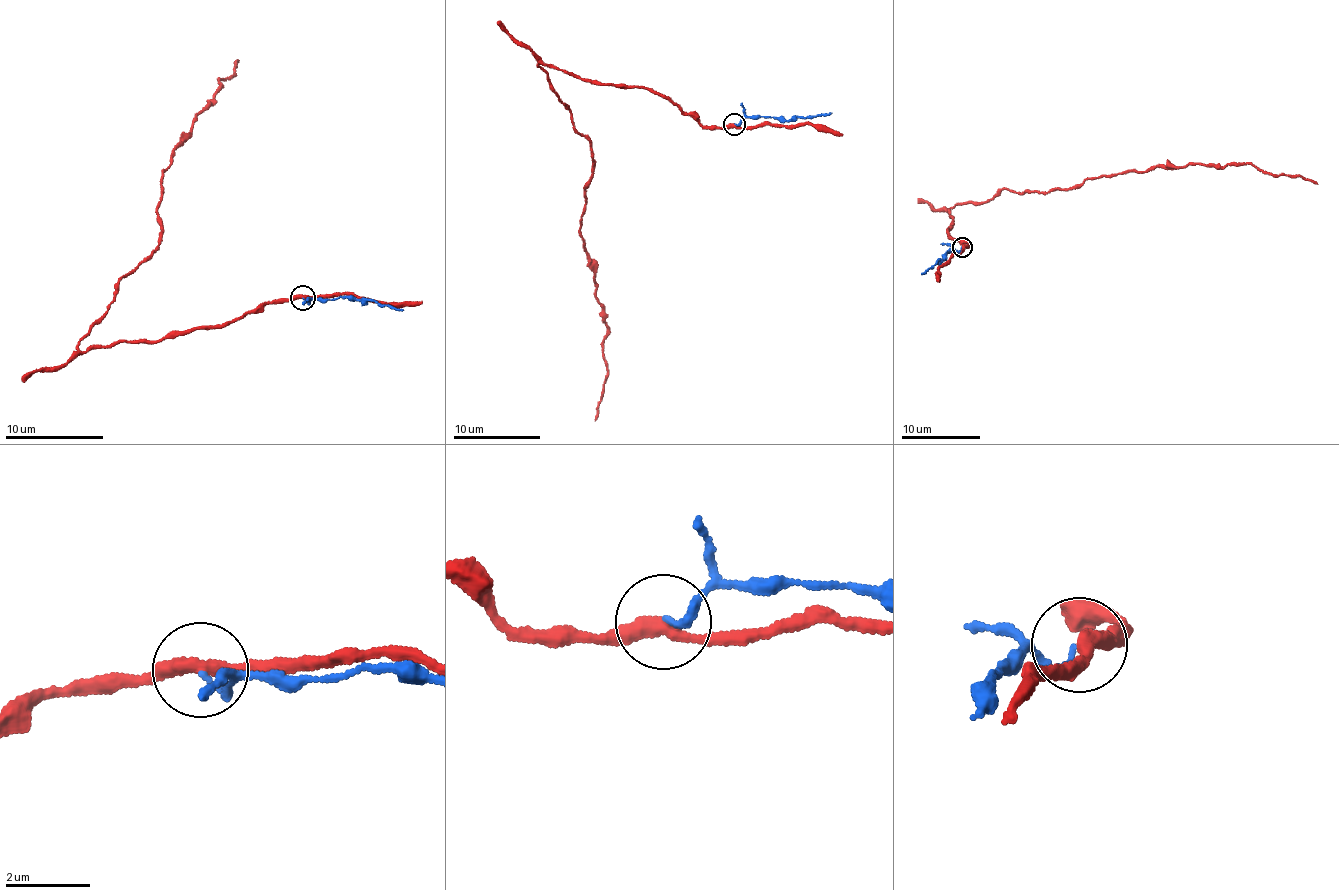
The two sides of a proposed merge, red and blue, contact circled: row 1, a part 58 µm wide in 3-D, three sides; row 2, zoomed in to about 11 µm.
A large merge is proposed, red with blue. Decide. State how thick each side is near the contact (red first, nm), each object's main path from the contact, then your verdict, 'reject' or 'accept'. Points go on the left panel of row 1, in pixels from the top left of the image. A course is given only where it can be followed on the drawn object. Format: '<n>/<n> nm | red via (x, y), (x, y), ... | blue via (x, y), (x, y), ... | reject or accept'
320/150 nm | red via (303, 298), (154, 342), (79, 348), (118, 282), (151, 255), (164, 229), (164, 170), (238, 63) | blue via (303, 299), (307, 301), (312, 298), (376, 300), (403, 310) | reject

